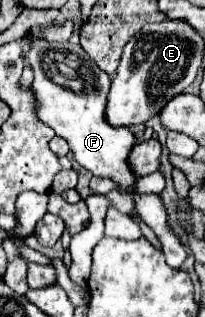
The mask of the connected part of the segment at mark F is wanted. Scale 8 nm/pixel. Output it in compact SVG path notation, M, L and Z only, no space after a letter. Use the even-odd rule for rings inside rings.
M42 37L34 39L24 51L28 65L34 71L32 95L36 99L38 119L52 127L58 137L66 139L74 159L96 177L108 177L120 185L120 193L130 193L134 173L128 171L128 153L134 147L134 135L128 129L116 129L104 121L104 105L110 77L86 55L80 45L48 43Z

